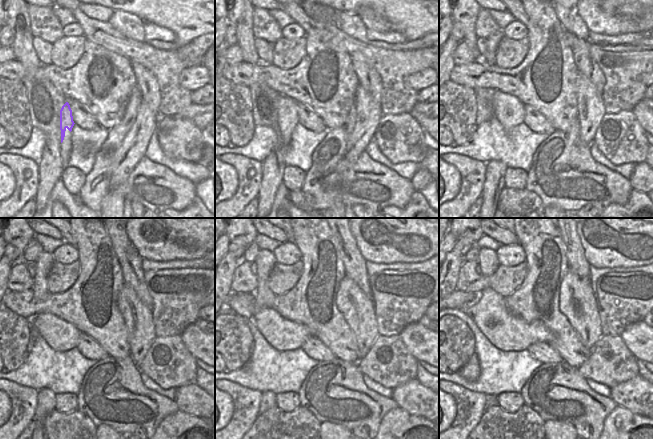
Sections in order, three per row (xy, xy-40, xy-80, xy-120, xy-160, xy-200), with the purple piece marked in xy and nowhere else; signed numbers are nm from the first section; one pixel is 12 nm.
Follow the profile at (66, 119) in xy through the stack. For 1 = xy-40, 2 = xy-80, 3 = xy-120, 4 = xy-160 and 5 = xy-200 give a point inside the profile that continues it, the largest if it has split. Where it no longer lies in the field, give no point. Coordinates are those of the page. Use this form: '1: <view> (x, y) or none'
1: xy-40 (287, 118)
2: xy-80 (508, 110)
3: xy-120 (62, 336)
4: xy-160 (282, 334)
5: xy-200 (506, 331)

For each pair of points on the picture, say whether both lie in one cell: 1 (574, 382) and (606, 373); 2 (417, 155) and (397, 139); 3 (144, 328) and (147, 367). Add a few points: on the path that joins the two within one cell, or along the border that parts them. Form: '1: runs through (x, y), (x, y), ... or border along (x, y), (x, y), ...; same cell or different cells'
1: border along (577, 368), (578, 372), (586, 378); different cells
2: runs through (412, 150), (402, 140); same cell
3: border along (157, 336), (145, 356), (137, 364); different cells

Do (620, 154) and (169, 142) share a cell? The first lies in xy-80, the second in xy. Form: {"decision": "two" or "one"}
{"decision": "one"}

